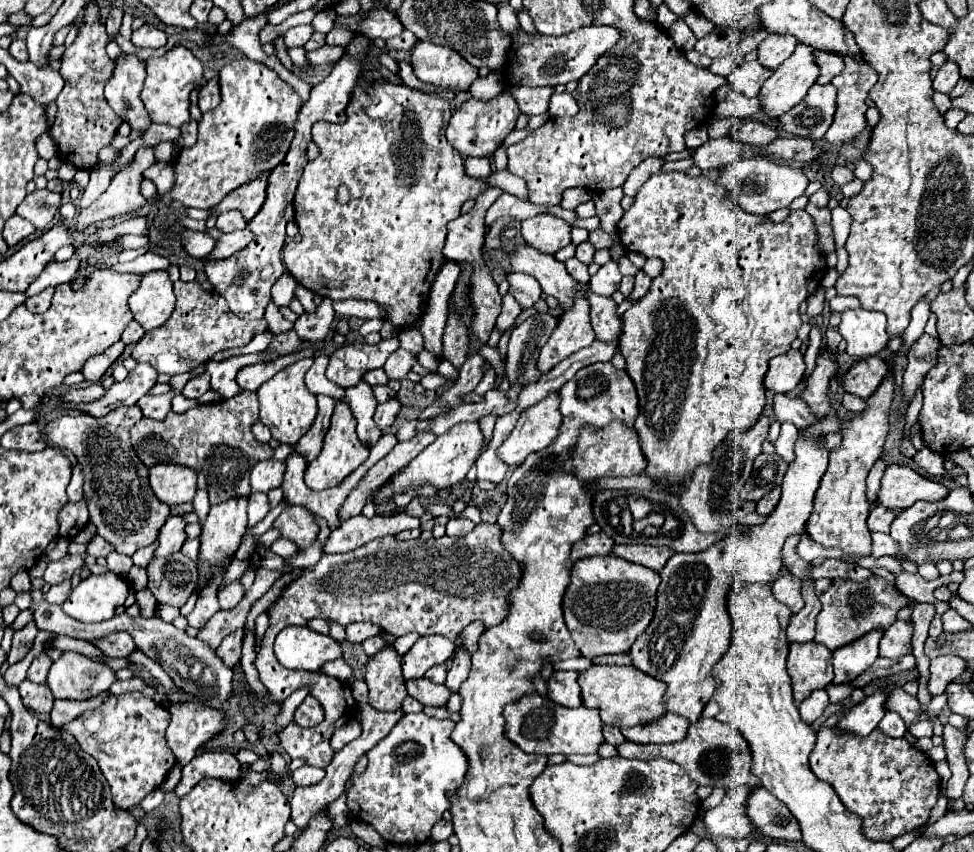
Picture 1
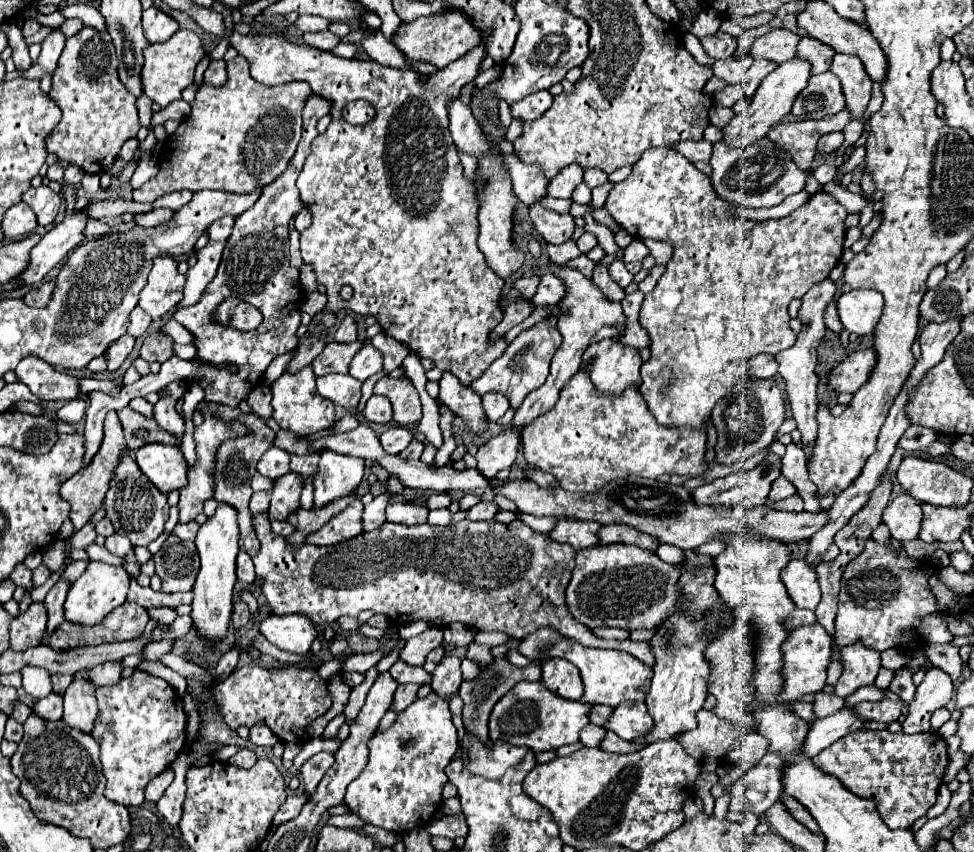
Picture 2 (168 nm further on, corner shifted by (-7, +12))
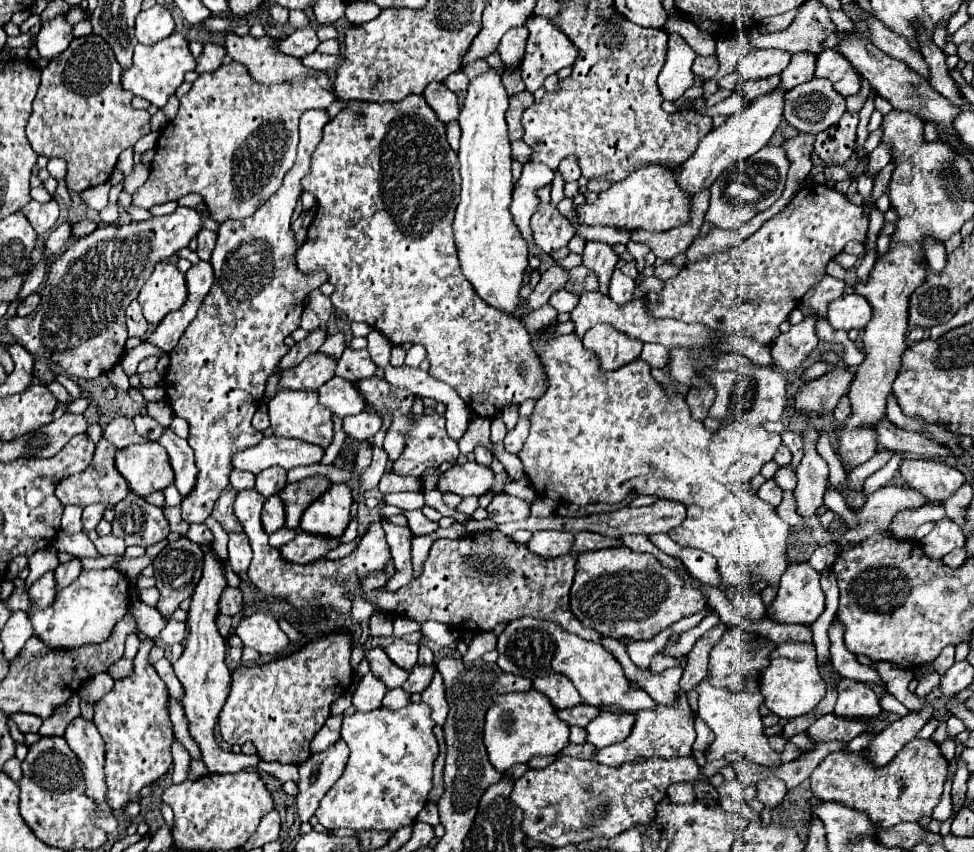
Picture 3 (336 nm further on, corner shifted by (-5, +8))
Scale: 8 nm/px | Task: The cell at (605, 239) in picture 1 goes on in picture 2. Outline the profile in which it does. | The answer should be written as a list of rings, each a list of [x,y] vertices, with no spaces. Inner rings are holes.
[[[588,214],[588,216],[584,216],[586,218],[586,230],[588,232],[592,232],[596,238],[598,238],[598,246],[606,252],[606,254],[616,254],[620,248],[616,246],[616,242],[614,242],[614,234],[606,228],[606,226],[600,226],[600,224],[596,224],[594,222],[594,218]]]

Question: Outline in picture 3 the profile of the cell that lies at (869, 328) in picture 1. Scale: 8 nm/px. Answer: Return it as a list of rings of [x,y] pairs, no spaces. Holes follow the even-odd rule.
[[[842,294],[828,304],[828,322],[842,330],[864,330],[872,318],[872,306],[860,294]]]

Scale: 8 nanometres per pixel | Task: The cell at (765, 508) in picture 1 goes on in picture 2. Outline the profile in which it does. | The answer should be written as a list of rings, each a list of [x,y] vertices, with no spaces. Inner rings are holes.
[[[778,478],[774,484],[772,484],[772,490],[770,490],[770,500],[784,500],[784,498],[790,498],[796,494],[796,488],[792,486],[792,482],[788,482],[786,478]]]

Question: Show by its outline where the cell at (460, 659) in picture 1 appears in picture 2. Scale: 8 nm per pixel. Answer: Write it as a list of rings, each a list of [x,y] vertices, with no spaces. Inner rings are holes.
[[[446,654],[444,660],[440,660],[440,664],[436,666],[436,670],[432,672],[432,690],[444,698],[446,702],[450,700],[452,694],[458,692],[458,686],[462,682],[462,672],[460,672],[460,658]]]

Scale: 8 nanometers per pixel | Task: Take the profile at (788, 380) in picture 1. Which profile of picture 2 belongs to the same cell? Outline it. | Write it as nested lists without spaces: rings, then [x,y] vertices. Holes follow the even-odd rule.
[[[758,354],[744,362],[744,372],[752,378],[772,378],[778,372],[778,364],[772,354]]]

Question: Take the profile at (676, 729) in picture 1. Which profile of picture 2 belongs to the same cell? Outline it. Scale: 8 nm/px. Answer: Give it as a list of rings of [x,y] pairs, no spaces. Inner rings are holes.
[[[624,702],[612,710],[604,728],[616,732],[622,740],[634,740],[652,730],[652,718],[644,702]]]

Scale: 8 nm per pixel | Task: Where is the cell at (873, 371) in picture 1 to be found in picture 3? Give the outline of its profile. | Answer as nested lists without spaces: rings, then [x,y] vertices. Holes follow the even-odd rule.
[[[832,368],[818,380],[806,382],[806,386],[796,394],[796,410],[802,414],[832,412],[838,400],[848,392],[852,380],[854,372],[848,368]]]

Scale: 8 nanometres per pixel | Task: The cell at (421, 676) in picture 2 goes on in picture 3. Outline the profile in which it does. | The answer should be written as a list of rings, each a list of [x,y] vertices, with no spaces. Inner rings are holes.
[[[372,648],[368,652],[368,660],[374,676],[378,676],[388,688],[398,688],[408,680],[408,670],[398,668],[382,648]]]

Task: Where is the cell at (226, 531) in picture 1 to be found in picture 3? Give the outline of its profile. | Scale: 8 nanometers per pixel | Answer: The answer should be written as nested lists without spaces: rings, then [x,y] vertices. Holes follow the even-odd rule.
[[[212,542],[202,544],[202,552],[204,552],[204,572],[202,572],[202,578],[200,578],[194,594],[192,594],[192,604],[190,604],[188,620],[186,620],[190,630],[188,630],[188,638],[184,642],[184,652],[174,662],[174,672],[176,672],[176,676],[182,682],[184,692],[186,692],[182,706],[184,706],[186,718],[188,718],[188,730],[194,736],[194,740],[198,742],[198,746],[202,750],[202,760],[206,762],[208,770],[218,772],[218,774],[226,774],[226,772],[236,774],[248,766],[256,768],[260,762],[260,756],[258,754],[246,756],[242,752],[240,754],[224,752],[216,744],[214,734],[212,734],[212,728],[214,728],[218,714],[224,706],[224,700],[228,698],[228,692],[230,692],[230,670],[224,664],[226,640],[220,636],[218,626],[216,626],[216,620],[220,614],[218,602],[220,602],[222,592],[226,590],[226,570],[224,570],[224,562],[216,556],[216,552],[212,548]]]

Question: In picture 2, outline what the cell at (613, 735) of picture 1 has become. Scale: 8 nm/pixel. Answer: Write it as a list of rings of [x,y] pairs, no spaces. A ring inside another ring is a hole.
[[[594,704],[594,706],[590,708],[590,712],[588,712],[588,720],[590,720],[592,724],[598,724],[598,726],[602,726],[602,724],[606,722],[606,718],[608,718],[608,714],[610,714],[610,712],[612,712],[612,708]]]

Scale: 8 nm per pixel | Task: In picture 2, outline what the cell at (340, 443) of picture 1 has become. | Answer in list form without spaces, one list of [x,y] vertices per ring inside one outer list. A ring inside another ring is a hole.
[[[322,452],[318,464],[318,478],[314,482],[314,504],[312,510],[328,506],[332,500],[350,496],[356,492],[364,476],[364,460],[342,456],[336,452]]]

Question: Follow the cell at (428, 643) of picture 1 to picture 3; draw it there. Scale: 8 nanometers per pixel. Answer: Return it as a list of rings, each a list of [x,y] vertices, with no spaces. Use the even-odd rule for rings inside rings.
[[[396,638],[392,644],[386,646],[386,654],[394,664],[398,664],[404,670],[412,670],[418,662],[418,646],[408,644],[400,638]]]

